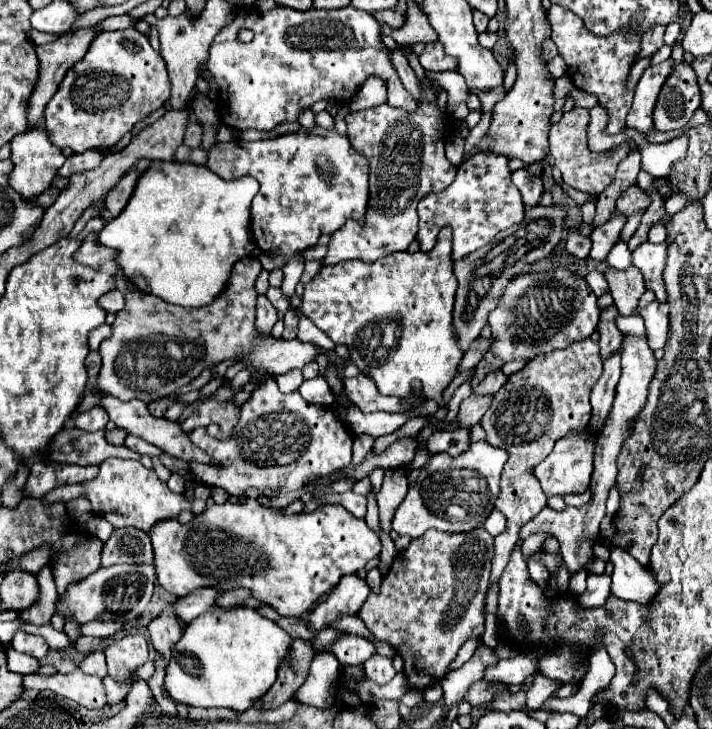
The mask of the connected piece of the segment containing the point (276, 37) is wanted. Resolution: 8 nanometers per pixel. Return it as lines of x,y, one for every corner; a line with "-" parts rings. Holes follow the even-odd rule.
240,7
236,19
216,35
206,67
218,83
218,91
222,91
218,99
222,123
240,131
270,131
284,121
298,121
300,113
316,101
348,103
370,75
386,83
390,107
408,113
416,113
418,109
416,99
404,91
392,67
378,21
354,7
332,11
294,11
280,7
268,13
-
242,27
254,31
250,43
238,39

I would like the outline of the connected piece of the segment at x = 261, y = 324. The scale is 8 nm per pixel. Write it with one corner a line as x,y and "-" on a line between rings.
258,295
258,303
256,303
256,327
262,333
270,333
270,329
276,323
276,309
272,307
272,303
268,301
266,295

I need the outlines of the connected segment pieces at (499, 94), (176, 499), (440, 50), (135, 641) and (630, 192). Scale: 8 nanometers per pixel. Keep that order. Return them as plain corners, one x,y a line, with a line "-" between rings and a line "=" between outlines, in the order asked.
492,89
492,91
486,91
486,93
476,93
480,97
480,103
482,103
482,113
488,113
492,111
492,107
504,97
504,89
=
110,457
100,465
100,473
96,479
86,481
84,487
80,485
62,485
52,489
42,500
45,503
66,503
70,499
76,499
80,495
86,495
92,503
92,511
106,521
110,521
114,527
138,527
142,531
148,531
156,521
160,519
176,519
182,509
190,509
192,513
199,515
206,509
206,501
211,494
209,487
199,484
199,495
194,493
194,501
188,503
184,495
172,493
166,483
158,479
154,469
146,469
140,461
132,459
118,459
=
434,41
434,43
428,43
424,53
420,55
420,65
426,71
448,71
448,69
456,69
456,59
444,53
444,47
440,47
440,41
=
124,635
106,647
108,675
124,683
134,683
134,671
148,661
148,641
144,635
=
640,187
626,189
618,199
618,211
624,215
634,215
640,209
646,209
648,205
650,205
650,195

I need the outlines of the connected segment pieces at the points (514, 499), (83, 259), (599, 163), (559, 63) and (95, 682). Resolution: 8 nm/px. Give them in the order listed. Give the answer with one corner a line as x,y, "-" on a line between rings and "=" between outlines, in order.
584,339
572,347
554,351
552,355
540,355
532,359
532,363
526,363
524,369
510,375
508,383
492,397
492,405
484,413
480,425
486,431
486,441
490,445
504,447
510,459
504,465
500,485
502,493
496,499
496,509
508,519
508,525
500,535
500,543
496,543
496,559
492,563
490,585
498,583
518,539
520,527
546,507
546,495
540,487
540,481
532,473
534,467
546,459
554,443
568,431
580,431
580,427
588,425
592,415
590,391
600,375
600,347
592,339
=
92,233
82,241
80,249
74,253
74,259
82,265
92,267
92,269
100,269
100,263
106,263
106,261
114,261
118,265
116,251
100,245
=
574,107
572,111
564,113
562,119
558,123
552,125
550,131
550,155
554,157
554,165
560,169
562,179
566,185
584,191
588,195
598,197
614,179
614,173
618,169
618,163
628,155
630,145
622,143
610,151
602,151
602,153
594,153
588,149
588,137
586,137
586,129
590,123
590,113
584,107
=
556,55
556,57
554,57
550,63
548,63
548,69
550,69
552,77
554,77
554,79
558,79
558,77
566,75
566,71
568,71
568,65
564,63
564,59
562,59
560,55
=
72,671
66,675
56,673
52,677
30,673
24,679
24,687
36,689
36,691
50,689
66,699
76,701
78,705
82,705
86,709
100,709
106,705
106,693
104,693
100,677
86,675
82,671

